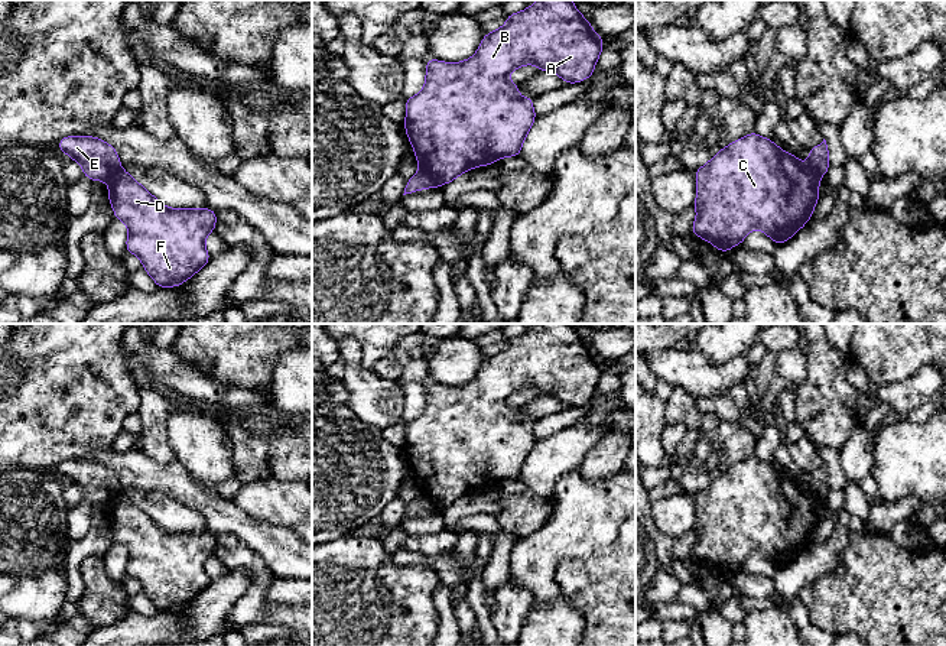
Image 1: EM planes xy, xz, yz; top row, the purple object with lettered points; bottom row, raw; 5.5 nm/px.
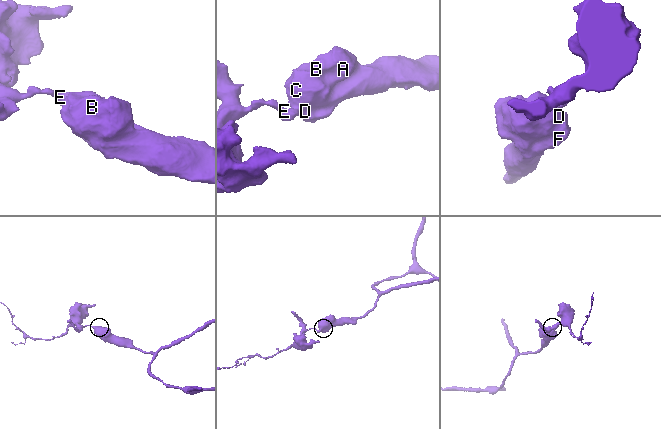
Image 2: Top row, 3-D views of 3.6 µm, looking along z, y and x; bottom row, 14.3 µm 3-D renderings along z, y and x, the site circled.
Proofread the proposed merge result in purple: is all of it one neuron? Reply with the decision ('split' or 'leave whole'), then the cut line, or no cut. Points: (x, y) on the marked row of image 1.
split | xz (421, 169), (439, 185)

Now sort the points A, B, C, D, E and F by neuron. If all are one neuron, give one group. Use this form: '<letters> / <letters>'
A B C D F / E

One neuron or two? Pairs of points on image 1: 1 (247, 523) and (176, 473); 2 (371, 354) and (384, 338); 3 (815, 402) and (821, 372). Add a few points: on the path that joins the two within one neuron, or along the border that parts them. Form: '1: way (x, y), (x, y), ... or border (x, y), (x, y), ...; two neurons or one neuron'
1: way (230, 519), (192, 490); one neuron
2: way (371, 350), (380, 341); one neuron
3: way (821, 395), (821, 379); one neuron

